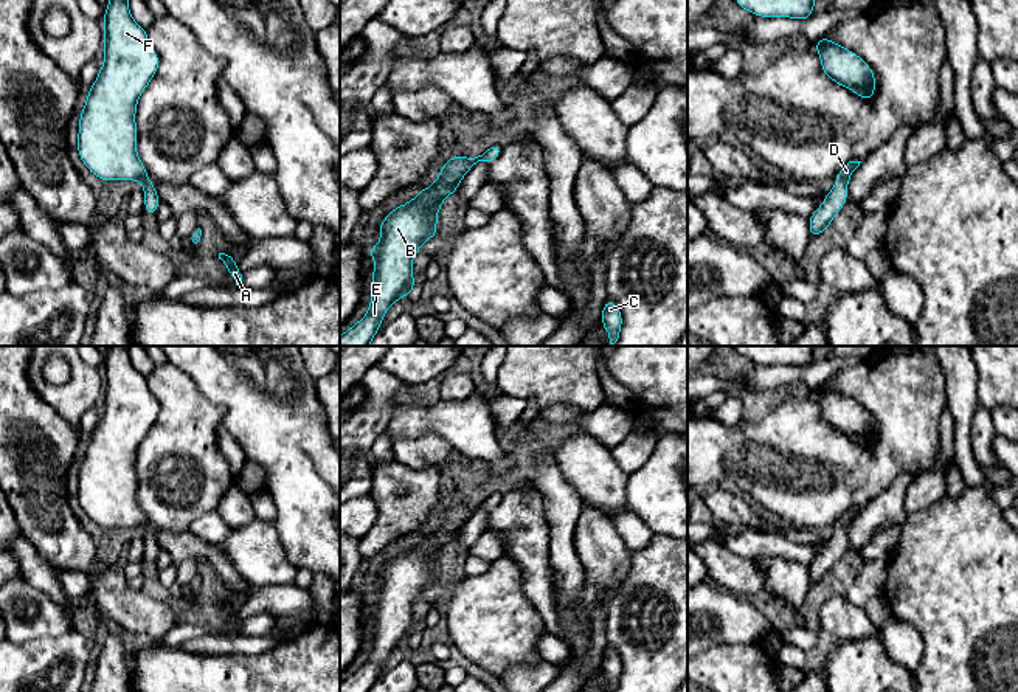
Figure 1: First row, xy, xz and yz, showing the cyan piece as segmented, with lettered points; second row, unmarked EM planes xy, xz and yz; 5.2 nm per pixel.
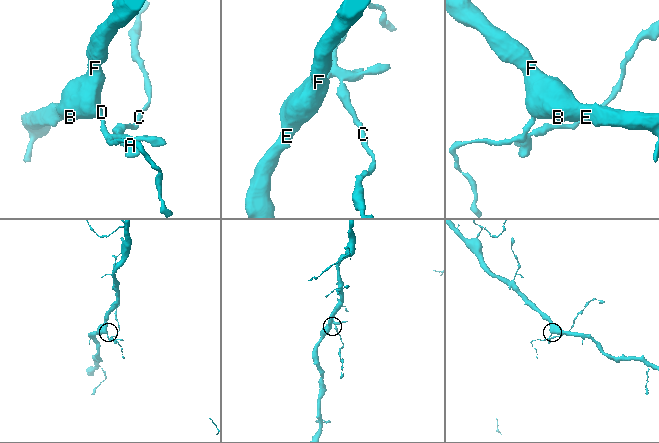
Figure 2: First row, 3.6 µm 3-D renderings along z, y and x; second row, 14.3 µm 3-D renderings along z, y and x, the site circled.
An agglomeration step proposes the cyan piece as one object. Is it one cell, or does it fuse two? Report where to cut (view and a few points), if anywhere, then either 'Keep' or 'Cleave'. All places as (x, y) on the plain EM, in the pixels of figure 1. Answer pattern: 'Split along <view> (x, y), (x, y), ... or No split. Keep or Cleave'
No split. Keep

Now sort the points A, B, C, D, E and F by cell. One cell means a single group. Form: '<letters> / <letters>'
A B C D E F

